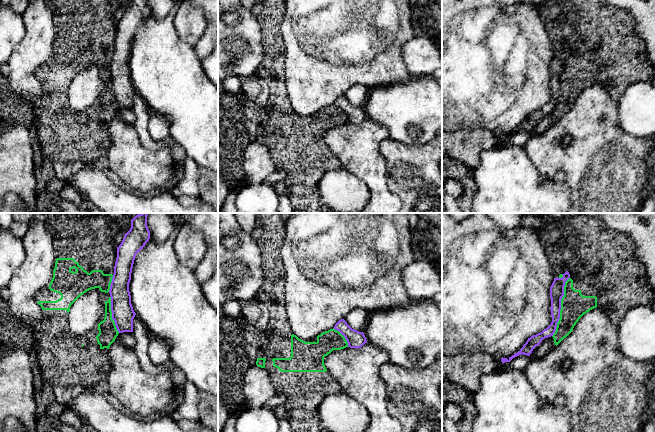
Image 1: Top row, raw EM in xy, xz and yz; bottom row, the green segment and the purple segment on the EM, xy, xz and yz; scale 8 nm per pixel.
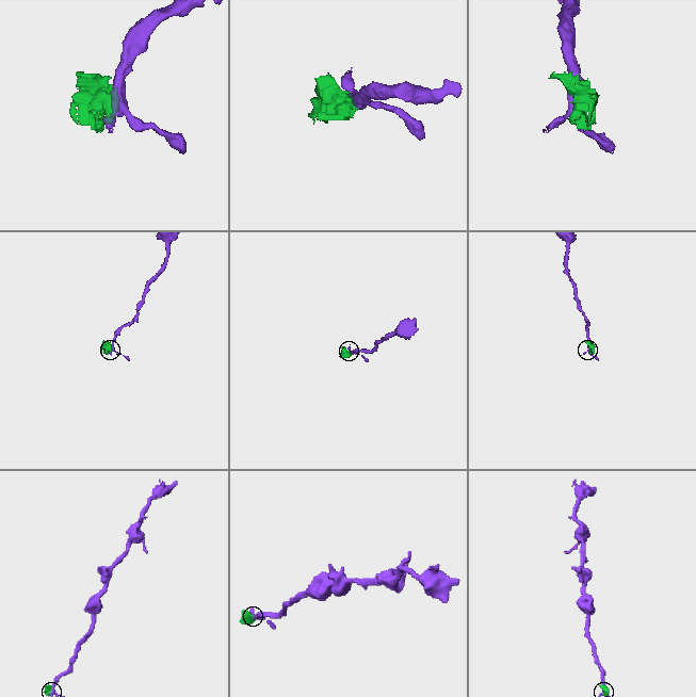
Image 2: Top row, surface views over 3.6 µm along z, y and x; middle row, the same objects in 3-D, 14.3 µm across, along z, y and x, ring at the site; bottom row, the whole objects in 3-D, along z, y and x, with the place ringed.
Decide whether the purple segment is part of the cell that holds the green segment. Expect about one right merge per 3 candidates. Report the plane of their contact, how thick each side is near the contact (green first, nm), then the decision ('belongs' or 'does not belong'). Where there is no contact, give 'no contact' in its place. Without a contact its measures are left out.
yz | 220/110 nm | does not belong

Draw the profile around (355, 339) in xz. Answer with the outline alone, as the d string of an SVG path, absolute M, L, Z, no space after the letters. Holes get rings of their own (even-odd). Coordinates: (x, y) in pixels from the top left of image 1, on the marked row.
M344 319L339 320L335 324L334 329L345 337L350 348L358 349L367 343L364 333L352 329Z

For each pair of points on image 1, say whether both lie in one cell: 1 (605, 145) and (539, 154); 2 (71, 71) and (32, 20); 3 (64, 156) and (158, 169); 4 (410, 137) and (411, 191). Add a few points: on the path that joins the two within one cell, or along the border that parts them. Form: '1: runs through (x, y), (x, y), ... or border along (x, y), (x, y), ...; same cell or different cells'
1: runs through (589, 145), (570, 145), (555, 150); same cell
2: border along (53, 46), (51, 57), (39, 67); different cells
3: border along (109, 132), (110, 147), (105, 155); different cells
4: border along (389, 137), (408, 145), (422, 145), (431, 140); different cells

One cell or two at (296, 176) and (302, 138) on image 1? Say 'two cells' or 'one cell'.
one cell

